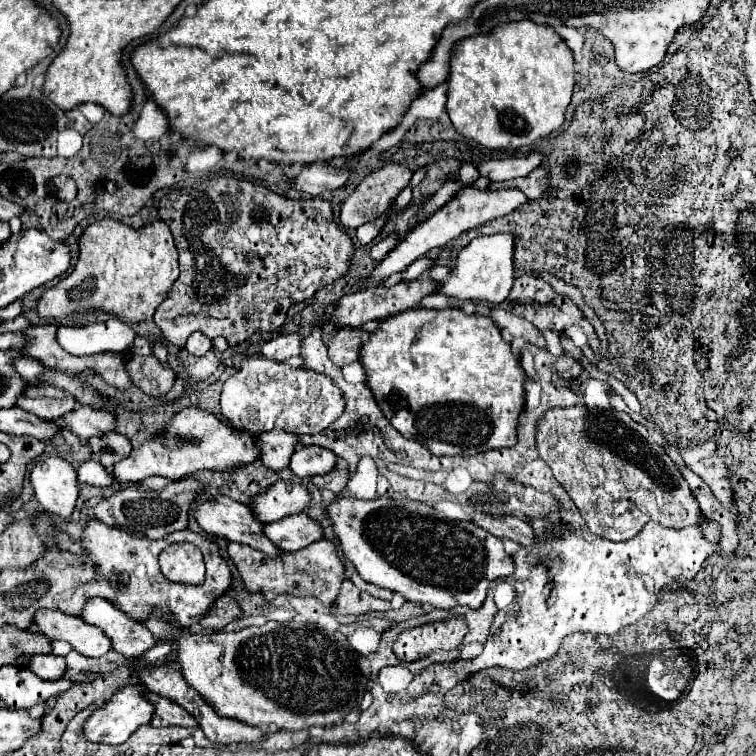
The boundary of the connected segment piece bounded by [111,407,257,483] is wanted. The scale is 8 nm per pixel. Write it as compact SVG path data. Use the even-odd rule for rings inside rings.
M191 407L191 409L179 411L179 413L177 413L177 415L169 421L169 423L167 423L167 429L165 429L163 433L159 433L159 437L155 437L155 439L151 439L151 441L143 443L139 449L133 449L133 451L131 451L131 455L129 455L127 459L123 459L123 461L115 463L113 473L111 473L111 475L115 477L115 481L119 481L119 483L139 483L139 481L143 481L143 479L147 479L147 477L153 477L153 475L161 475L161 477L167 477L167 479L171 479L171 481L177 481L177 479L183 479L183 477L187 477L187 475L191 475L191 473L195 473L195 471L203 471L203 469L213 469L213 471L231 471L231 469L235 469L235 467L239 467L239 465L243 465L243 463L251 463L251 461L255 461L255 459L257 459L257 449L253 447L253 435L251 435L251 433L247 433L247 431L235 431L233 427L227 427L223 421L219 421L213 413L201 411L201 409L197 409L197 407ZM163 433L165 433L165 435L183 435L183 439L187 439L187 443L185 443L183 447L171 447L171 451L169 451L167 443L163 443Z

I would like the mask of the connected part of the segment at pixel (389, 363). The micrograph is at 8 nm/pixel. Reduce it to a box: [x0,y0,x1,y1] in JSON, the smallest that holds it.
[361,309,527,455]

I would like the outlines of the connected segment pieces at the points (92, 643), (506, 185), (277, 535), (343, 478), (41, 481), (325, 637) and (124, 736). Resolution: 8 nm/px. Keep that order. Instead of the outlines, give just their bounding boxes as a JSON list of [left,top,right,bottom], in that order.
[[35,609,111,657],[489,167,547,199],[263,513,323,551],[311,465,349,493],[31,457,79,517],[141,609,367,731],[83,685,153,745]]

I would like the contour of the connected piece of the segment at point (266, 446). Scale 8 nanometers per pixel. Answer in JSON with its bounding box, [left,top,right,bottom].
[255,431,297,469]

